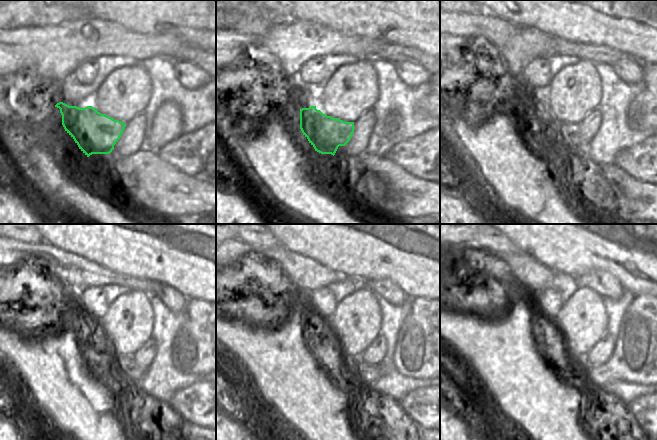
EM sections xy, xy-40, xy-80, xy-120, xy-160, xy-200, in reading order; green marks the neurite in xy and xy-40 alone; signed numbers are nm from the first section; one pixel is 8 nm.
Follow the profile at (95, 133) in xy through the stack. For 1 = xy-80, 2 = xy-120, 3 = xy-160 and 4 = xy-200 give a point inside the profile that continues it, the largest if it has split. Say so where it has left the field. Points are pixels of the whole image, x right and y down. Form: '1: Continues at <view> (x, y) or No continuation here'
1: Continues at xy-80 (554, 134)
2: Continues at xy-120 (124, 363)
3: Continues at xy-160 (353, 365)
4: Continues at xy-200 (643, 354)

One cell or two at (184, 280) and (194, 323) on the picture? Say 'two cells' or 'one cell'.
two cells

